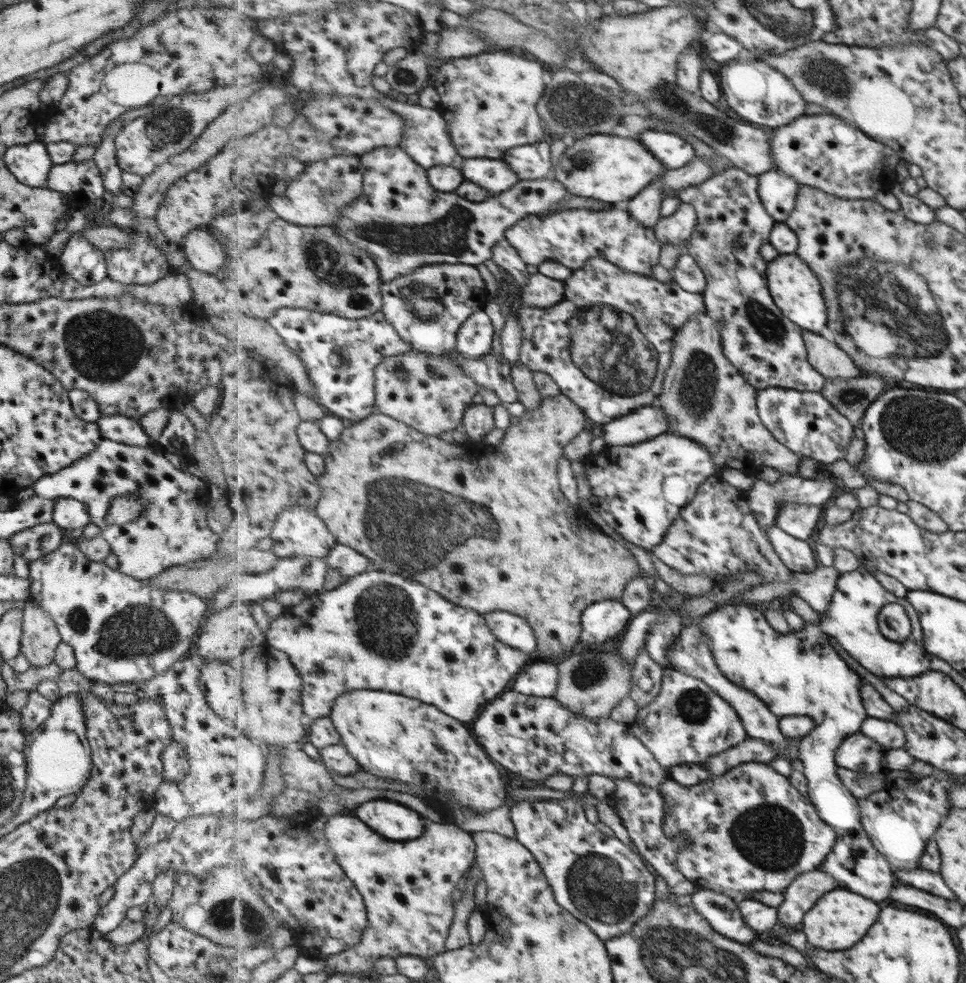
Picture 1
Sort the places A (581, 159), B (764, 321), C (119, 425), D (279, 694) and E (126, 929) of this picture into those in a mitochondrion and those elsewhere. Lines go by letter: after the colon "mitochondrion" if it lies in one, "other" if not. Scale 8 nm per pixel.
A: mitochondrion
B: mitochondrion
C: other
D: mitochondrion
E: other

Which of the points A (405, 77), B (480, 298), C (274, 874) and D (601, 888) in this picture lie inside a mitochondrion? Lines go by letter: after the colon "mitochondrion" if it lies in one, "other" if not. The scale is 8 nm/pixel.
A: mitochondrion
B: other
C: other
D: mitochondrion

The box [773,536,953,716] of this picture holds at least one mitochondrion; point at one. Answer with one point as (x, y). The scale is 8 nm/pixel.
(905, 631)

